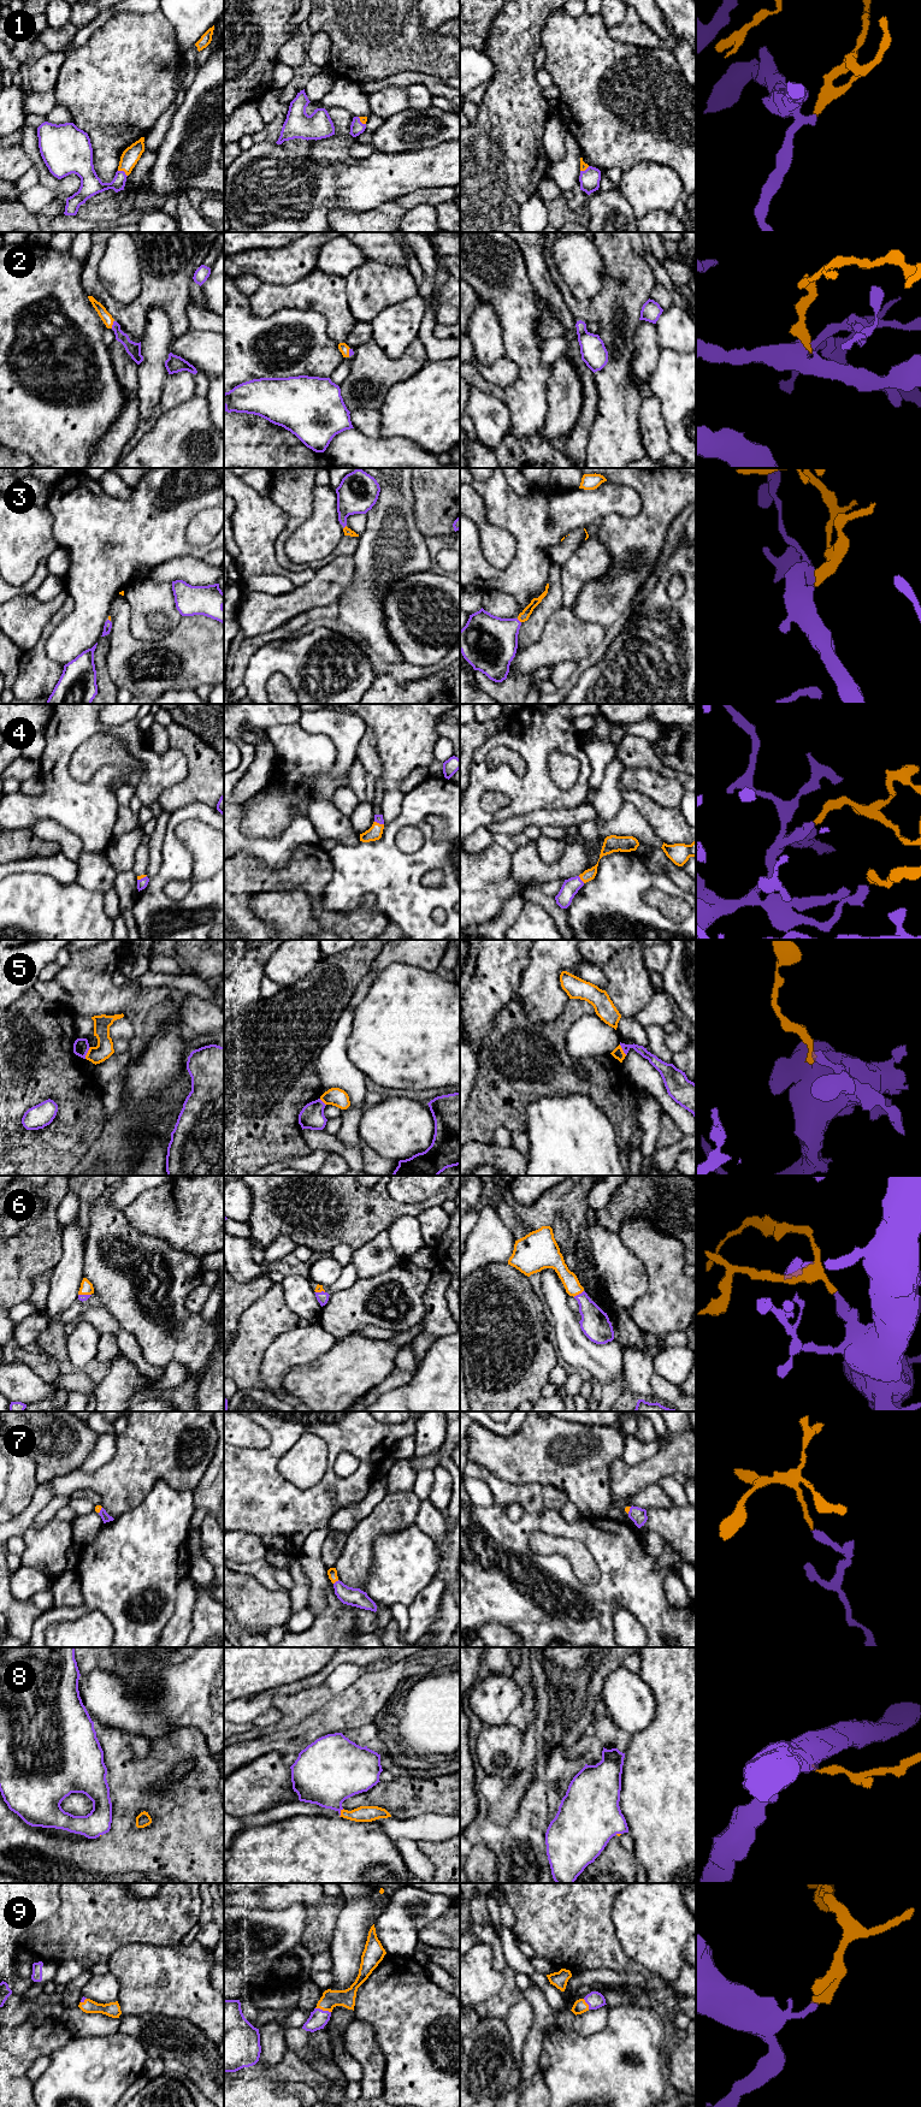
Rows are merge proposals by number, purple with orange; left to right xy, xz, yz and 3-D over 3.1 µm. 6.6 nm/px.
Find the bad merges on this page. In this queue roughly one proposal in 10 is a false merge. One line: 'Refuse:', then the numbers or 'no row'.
Refuse: 5

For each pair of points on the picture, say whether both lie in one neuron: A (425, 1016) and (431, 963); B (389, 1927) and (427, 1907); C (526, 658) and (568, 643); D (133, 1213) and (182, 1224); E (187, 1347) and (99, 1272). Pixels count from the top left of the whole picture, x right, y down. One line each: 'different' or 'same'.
A: different
B: same
C: same
D: same
E: same

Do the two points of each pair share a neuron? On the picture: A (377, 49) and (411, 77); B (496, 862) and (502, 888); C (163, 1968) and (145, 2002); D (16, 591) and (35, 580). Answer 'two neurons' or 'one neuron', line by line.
A: two neurons
B: one neuron
C: one neuron
D: one neuron

